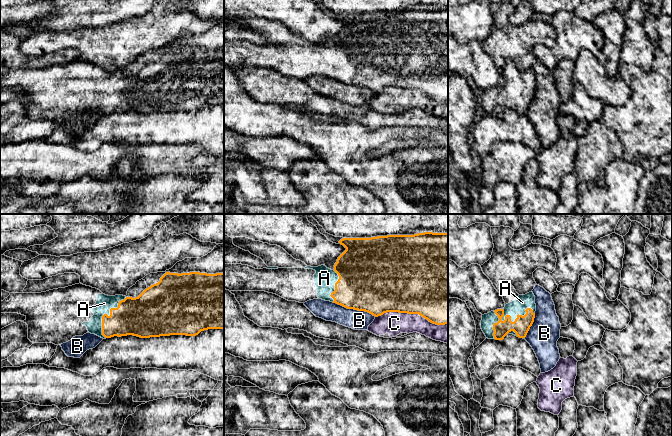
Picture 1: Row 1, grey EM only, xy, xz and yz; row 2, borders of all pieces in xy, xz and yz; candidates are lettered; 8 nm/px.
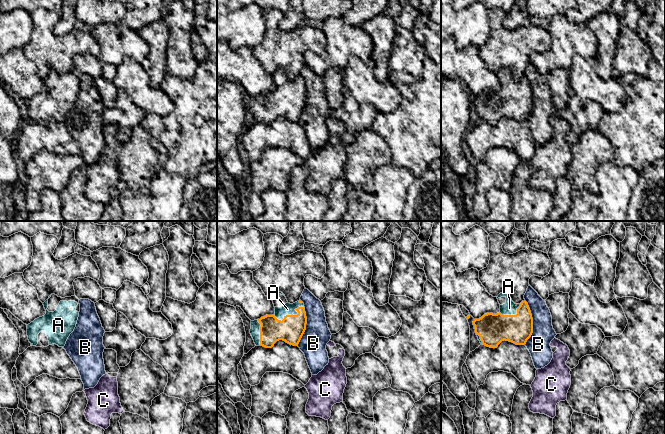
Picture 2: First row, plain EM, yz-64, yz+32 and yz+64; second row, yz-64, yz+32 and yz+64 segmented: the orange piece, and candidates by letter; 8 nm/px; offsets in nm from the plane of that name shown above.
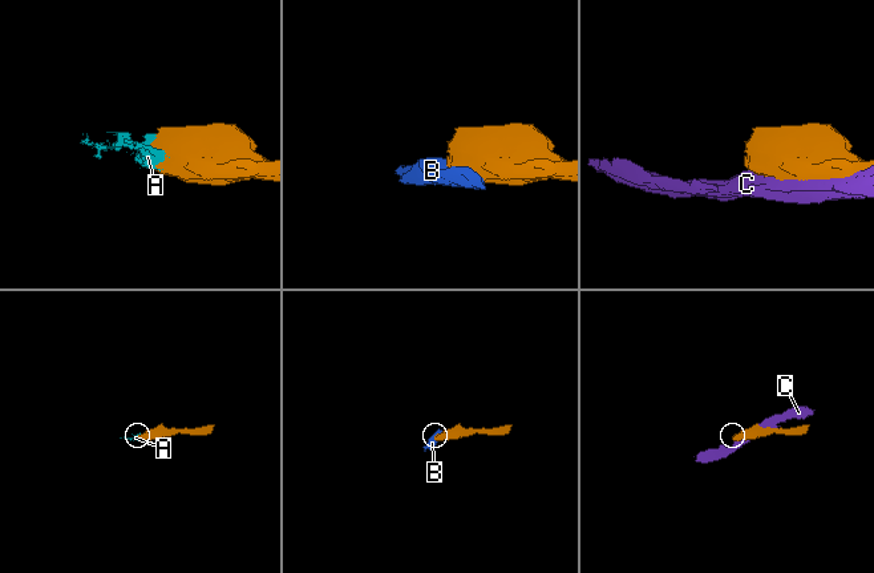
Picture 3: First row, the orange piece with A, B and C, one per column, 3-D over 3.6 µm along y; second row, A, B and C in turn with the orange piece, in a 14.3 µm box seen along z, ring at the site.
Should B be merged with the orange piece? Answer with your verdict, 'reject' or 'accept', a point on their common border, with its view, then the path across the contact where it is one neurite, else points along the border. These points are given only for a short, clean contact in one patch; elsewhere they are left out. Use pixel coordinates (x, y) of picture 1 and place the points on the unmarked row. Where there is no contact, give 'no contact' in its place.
reject; meets orange in xz at (354, 85)

